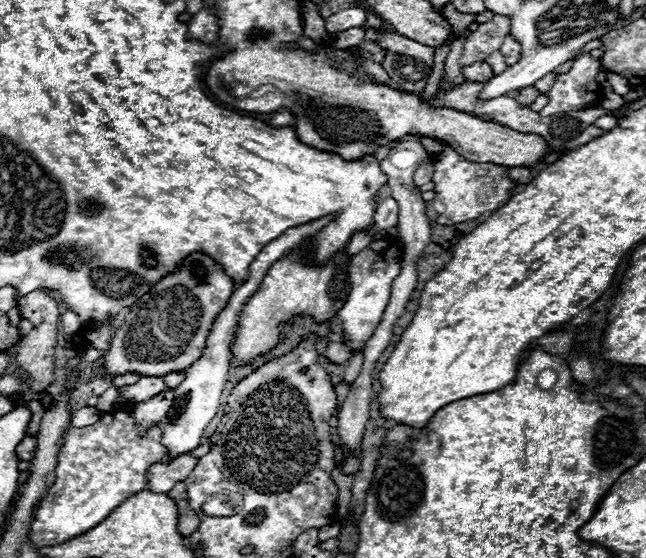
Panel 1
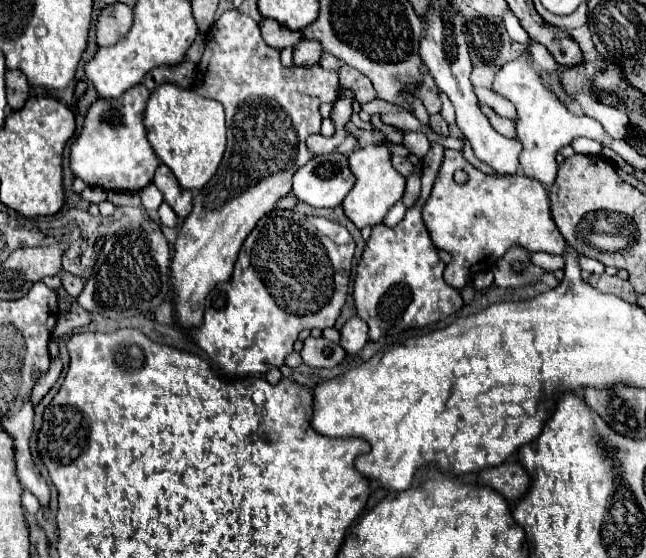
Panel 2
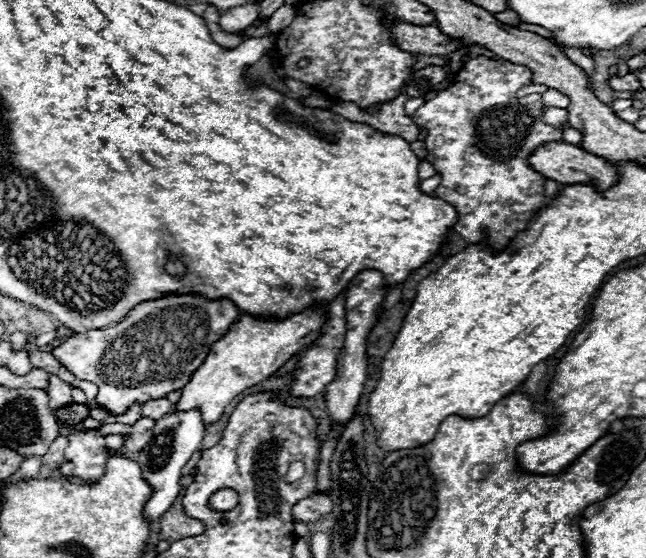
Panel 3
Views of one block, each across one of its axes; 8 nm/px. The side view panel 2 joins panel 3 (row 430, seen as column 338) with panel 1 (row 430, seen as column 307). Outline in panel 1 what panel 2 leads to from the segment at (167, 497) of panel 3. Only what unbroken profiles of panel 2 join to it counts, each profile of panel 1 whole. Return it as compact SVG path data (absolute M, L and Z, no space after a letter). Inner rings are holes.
M330 214L330 216L324 216L320 220L288 228L282 236L278 236L276 240L272 240L270 244L266 244L260 250L260 254L252 260L252 264L248 268L248 278L240 286L236 286L232 290L232 296L230 296L226 308L216 316L216 320L214 320L214 324L212 324L212 328L208 332L202 356L186 370L184 382L176 388L176 398L174 398L172 410L168 410L166 418L162 420L162 430L164 430L162 444L170 450L170 456L176 456L176 454L182 454L182 452L192 452L200 444L204 428L216 416L216 412L218 412L218 400L222 396L222 390L224 390L224 384L226 384L226 378L228 378L228 370L230 370L230 362L232 362L232 350L230 350L230 346L232 346L232 340L236 338L236 332L238 332L238 316L240 316L244 304L248 302L248 298L258 290L258 286L260 286L264 274L268 272L268 268L278 258L282 258L288 250L292 250L294 246L302 244L304 238L316 234L318 230L322 230L324 226L328 226L332 220L334 220L334 216Z

